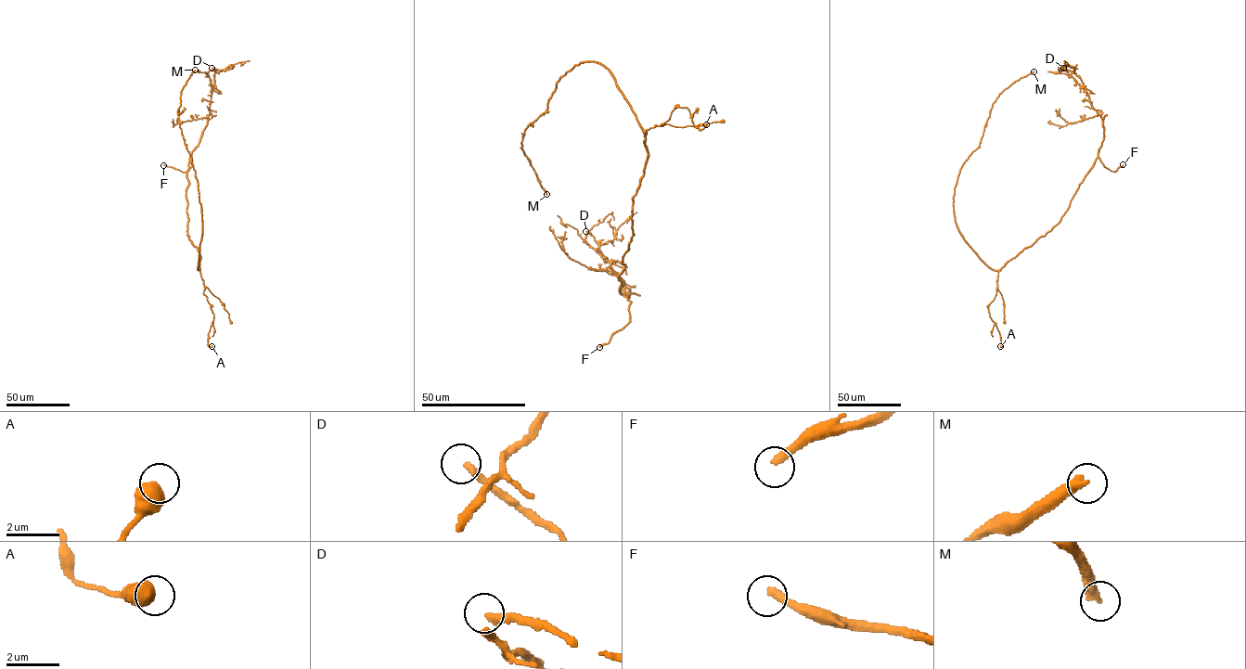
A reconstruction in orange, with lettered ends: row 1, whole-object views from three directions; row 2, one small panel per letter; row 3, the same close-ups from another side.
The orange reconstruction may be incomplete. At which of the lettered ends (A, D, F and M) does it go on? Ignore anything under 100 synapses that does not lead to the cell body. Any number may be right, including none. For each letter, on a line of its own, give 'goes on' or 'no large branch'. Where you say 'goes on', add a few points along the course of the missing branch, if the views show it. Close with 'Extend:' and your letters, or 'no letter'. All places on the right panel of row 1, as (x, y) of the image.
A: no large branch
D: no large branch
F: goes on; course (1123, 164), (1136, 152)
M: no large branch
Extend: F

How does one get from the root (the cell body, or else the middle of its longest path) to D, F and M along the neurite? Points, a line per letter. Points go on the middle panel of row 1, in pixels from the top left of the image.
D: (647, 158), (633, 199), (633, 234), (619, 277), (620, 293), (628, 298), (611, 263), (585, 231)
F: (647, 158), (633, 199), (633, 234), (619, 277), (619, 289), (631, 302), (630, 321), (599, 347)
M: (647, 158), (643, 129), (610, 72), (579, 63), (521, 134), (546, 194)

